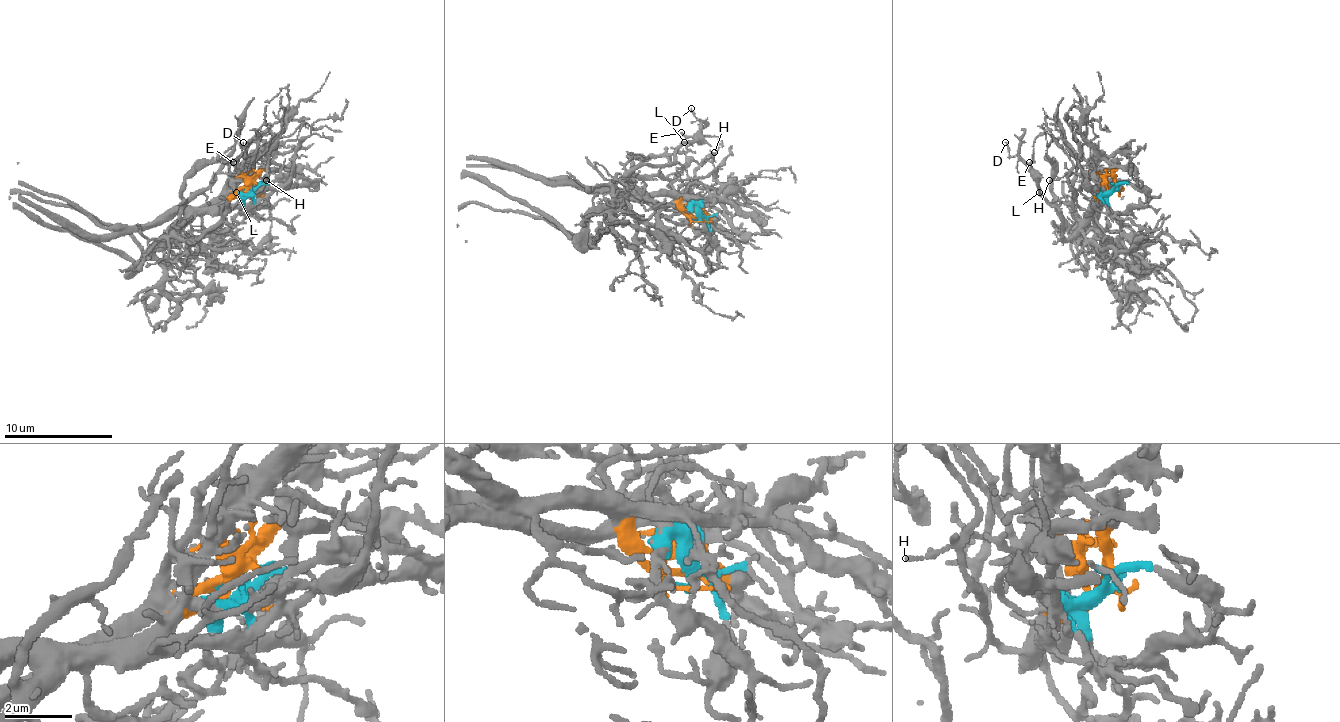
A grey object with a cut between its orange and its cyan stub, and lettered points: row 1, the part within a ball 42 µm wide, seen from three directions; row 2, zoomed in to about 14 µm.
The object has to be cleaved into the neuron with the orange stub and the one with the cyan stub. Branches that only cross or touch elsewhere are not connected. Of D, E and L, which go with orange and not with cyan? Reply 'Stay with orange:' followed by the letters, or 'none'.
Stay with orange: D, E, L

